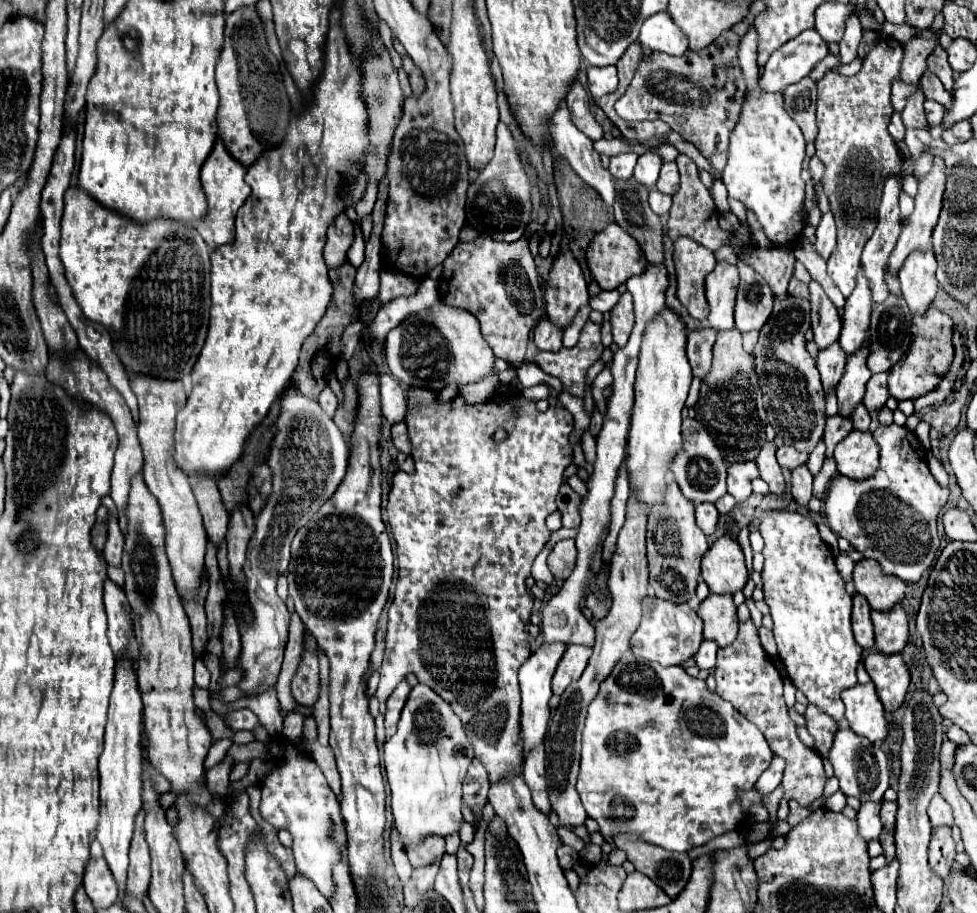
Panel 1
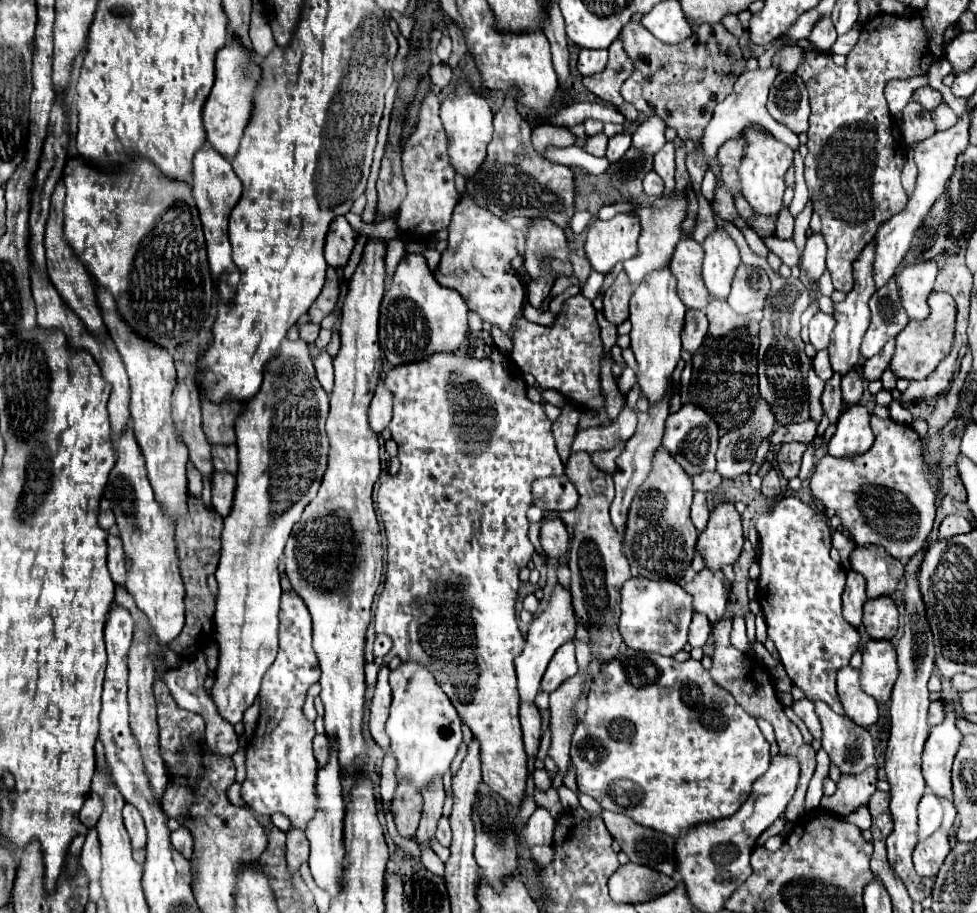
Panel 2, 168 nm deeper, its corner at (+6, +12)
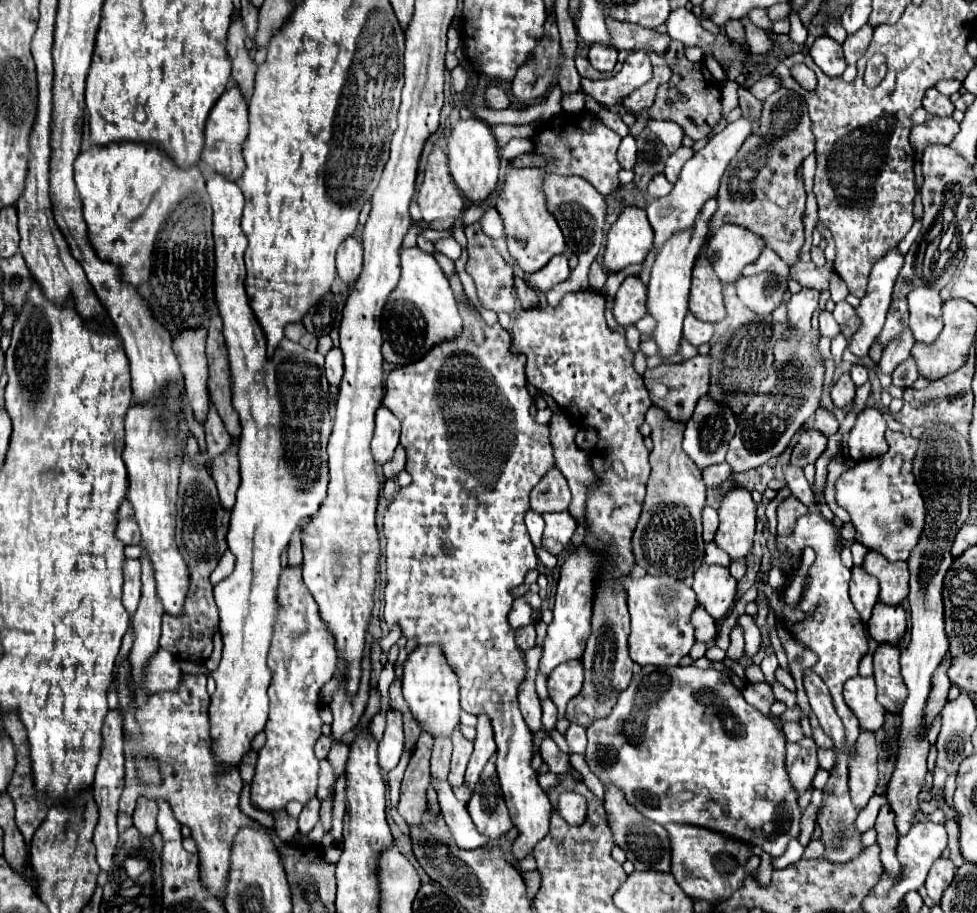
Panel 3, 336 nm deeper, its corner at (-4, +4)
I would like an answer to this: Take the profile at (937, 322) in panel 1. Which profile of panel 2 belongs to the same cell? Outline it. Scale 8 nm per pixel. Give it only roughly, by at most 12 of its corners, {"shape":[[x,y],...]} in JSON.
{"shape":[[932,292],[926,322],[896,336],[890,370],[928,378],[950,352],[956,304]]}

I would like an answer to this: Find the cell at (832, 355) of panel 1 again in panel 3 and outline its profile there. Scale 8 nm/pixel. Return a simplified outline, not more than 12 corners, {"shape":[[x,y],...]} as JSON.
{"shape":[[828,310],[820,312],[820,334],[834,338],[840,326]]}

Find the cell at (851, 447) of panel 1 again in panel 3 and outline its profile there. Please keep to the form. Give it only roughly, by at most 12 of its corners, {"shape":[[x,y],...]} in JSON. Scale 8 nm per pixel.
{"shape":[[864,408],[848,438],[852,460],[888,450],[886,420]]}

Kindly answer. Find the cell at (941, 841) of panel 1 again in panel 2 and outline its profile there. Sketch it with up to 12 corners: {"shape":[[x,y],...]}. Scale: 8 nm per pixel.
{"shape":[[948,832],[918,842],[914,868],[934,878],[950,852]]}

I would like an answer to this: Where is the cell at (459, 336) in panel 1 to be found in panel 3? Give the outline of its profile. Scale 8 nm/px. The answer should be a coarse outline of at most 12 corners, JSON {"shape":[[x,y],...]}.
{"shape":[[402,248],[382,314],[382,354],[420,360],[462,330],[434,256]]}

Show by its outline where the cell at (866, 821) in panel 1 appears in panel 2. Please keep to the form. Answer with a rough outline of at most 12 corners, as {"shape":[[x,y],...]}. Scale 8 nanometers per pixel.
{"shape":[[874,768],[842,774],[838,790],[822,806],[848,816],[876,792]]}

